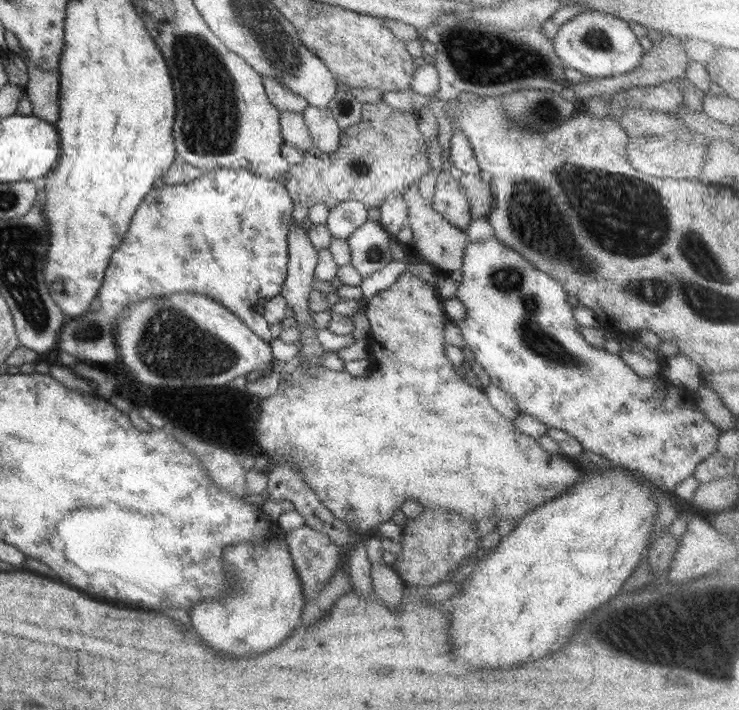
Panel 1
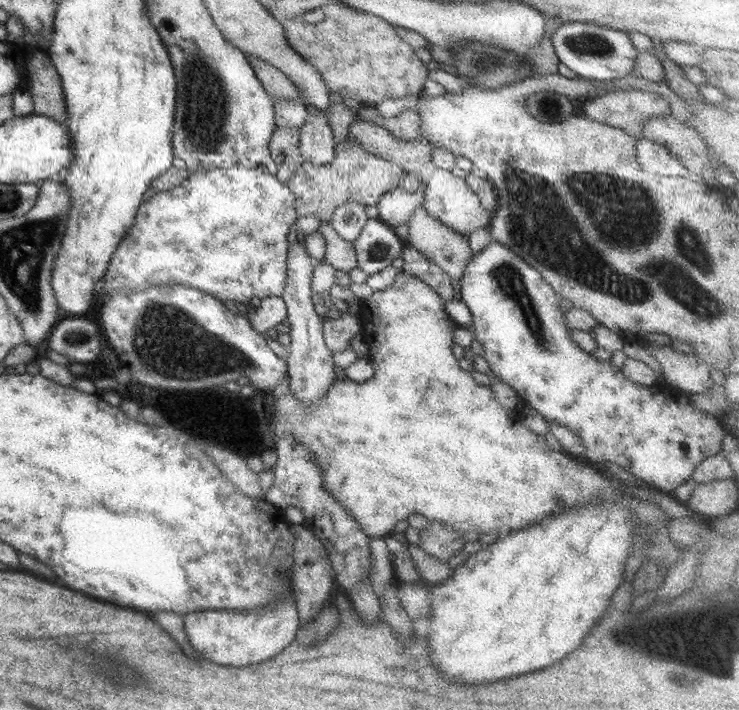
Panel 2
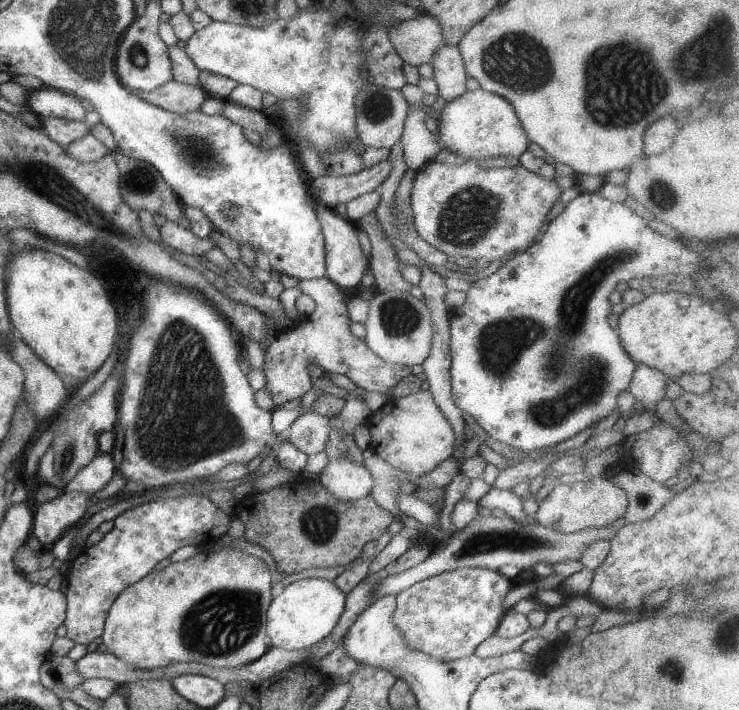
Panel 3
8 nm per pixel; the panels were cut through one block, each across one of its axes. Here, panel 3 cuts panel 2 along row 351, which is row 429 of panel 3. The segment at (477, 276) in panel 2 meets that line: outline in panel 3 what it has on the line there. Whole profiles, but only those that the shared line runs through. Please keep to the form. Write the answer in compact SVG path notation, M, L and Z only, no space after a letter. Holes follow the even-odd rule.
M581 191L574 200L559 205L553 217L546 223L539 240L528 250L518 252L507 259L494 274L473 282L470 290L466 292L464 304L450 310L450 358L452 358L450 376L452 376L452 399L456 402L456 407L460 408L464 414L470 414L494 440L508 444L524 453L556 446L556 444L584 432L586 428L596 427L598 422L610 416L618 408L618 396L621 392L628 391L634 370L636 370L636 363L620 344L618 331L608 323L608 316L611 313L611 304L608 300L610 294L616 290L615 288L620 282L628 284L632 278L665 276L670 280L678 276L691 276L699 270L698 260L694 256L694 248L690 248L690 242L684 240L682 236L672 239L672 237L666 236L666 230L668 228L664 226L664 236L654 232L648 227L646 220L623 203L612 202L598 193Z

